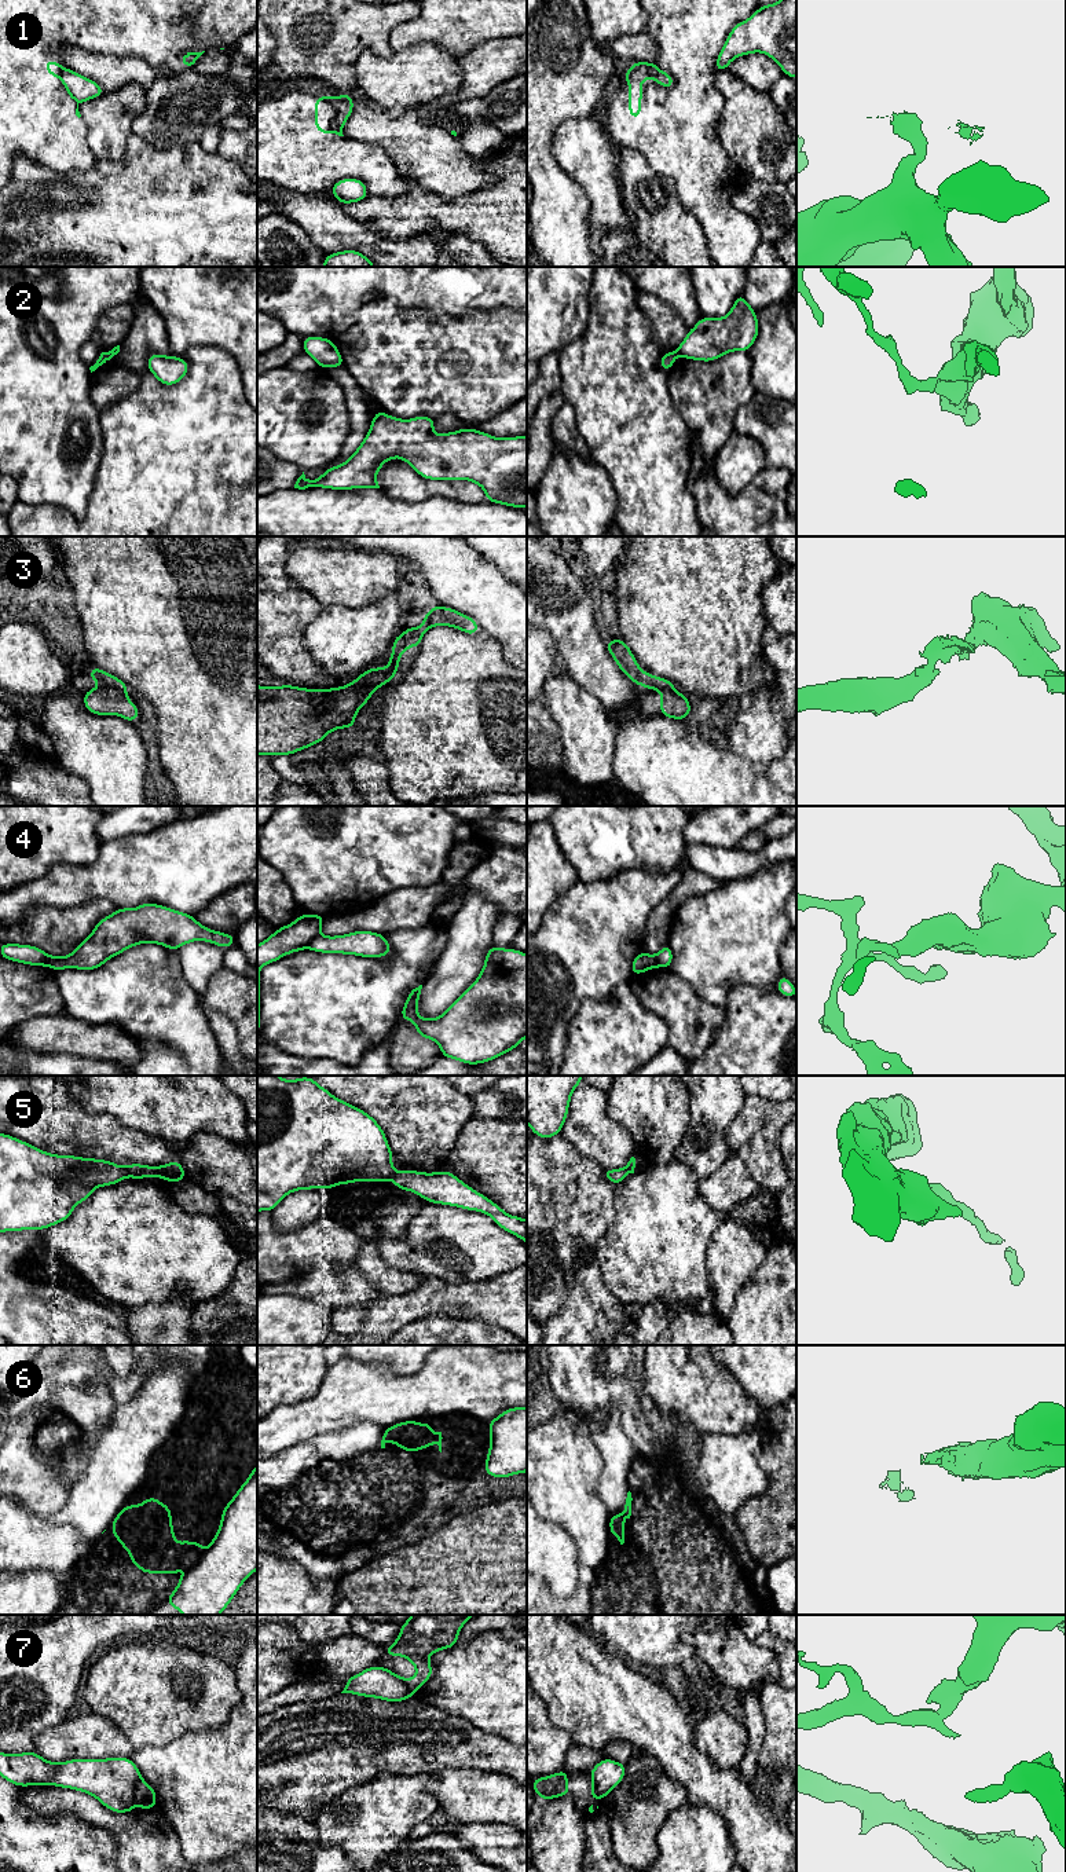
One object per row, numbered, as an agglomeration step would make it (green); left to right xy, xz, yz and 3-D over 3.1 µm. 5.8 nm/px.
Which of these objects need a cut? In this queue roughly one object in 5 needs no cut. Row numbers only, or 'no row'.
1, 2, 3, 4, 5, 6, 7

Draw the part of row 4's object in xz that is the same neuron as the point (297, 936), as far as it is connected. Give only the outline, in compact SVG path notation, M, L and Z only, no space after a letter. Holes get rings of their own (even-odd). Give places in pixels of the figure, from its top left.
M318 913L300 915L293 923L279 927L257 945L257 1033L260 1033L260 968L286 955L307 949L320 934L326 917Z

